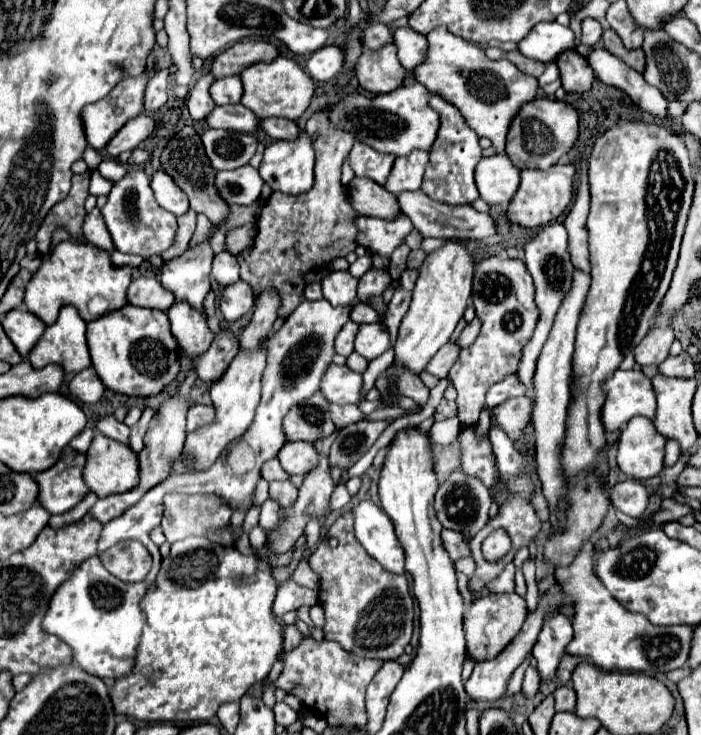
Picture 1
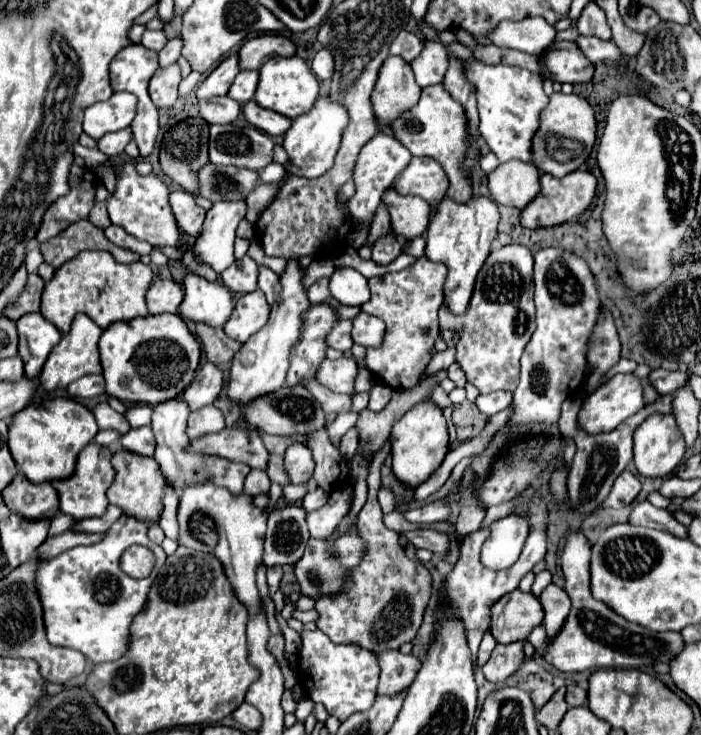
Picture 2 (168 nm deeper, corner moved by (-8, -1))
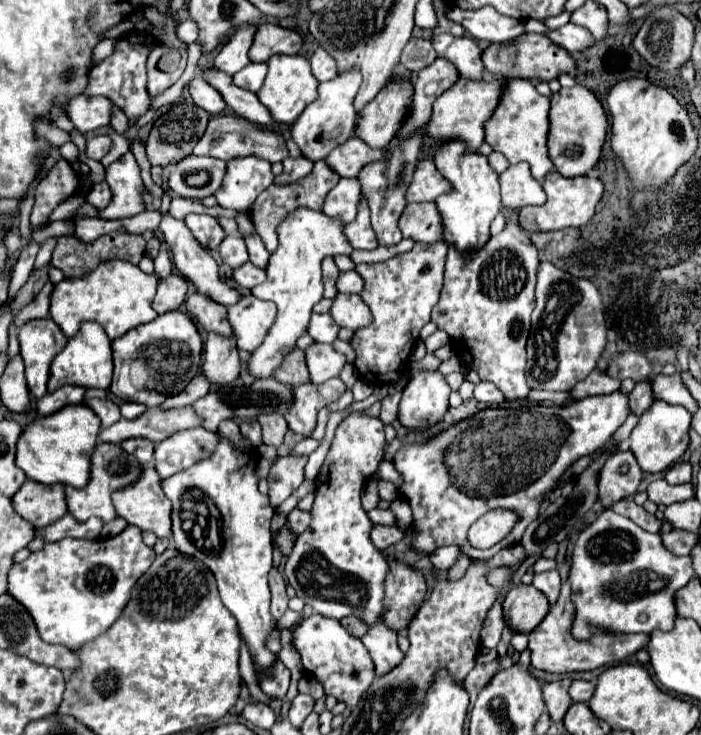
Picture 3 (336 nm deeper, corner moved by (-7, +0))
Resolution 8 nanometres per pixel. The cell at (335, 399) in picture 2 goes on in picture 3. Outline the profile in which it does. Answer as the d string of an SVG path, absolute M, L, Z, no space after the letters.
M295 348L287 360L275 370L275 380L287 384L287 386L299 386L299 384L309 384L309 372L305 364L305 352Z

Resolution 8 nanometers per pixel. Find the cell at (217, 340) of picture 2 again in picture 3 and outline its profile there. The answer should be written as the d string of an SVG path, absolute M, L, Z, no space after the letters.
M197 292L189 294L185 306L187 306L187 312L195 318L195 322L205 332L219 332L219 336L231 334L231 326L225 318L225 312L227 312L225 306L217 306L217 304L209 302L209 298L205 298Z

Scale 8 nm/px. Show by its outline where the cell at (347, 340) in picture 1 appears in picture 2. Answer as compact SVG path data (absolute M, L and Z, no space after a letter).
M340 319L340 321L330 329L330 333L326 335L326 345L328 345L328 347L334 347L334 349L338 349L338 351L348 351L348 349L354 345L354 341L352 341L352 337L350 337L350 331L352 331L352 323L346 321L346 319Z

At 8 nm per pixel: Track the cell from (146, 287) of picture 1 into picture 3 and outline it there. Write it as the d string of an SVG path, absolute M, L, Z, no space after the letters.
M169 274L167 278L159 280L157 294L153 298L153 308L157 314L165 314L171 310L179 310L179 306L185 302L187 296L187 280L179 274Z

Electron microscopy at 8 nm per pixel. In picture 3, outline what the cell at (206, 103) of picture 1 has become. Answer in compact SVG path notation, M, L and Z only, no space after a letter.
M253 26L237 30L229 38L229 42L219 50L219 54L215 56L213 68L219 70L219 72L227 72L229 76L233 76L241 68L245 68L249 64L247 52L249 52L249 46L253 42L253 34L255 34Z

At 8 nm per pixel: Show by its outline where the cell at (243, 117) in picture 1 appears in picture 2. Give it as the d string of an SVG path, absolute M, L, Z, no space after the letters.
M228 95L202 99L200 101L200 115L208 123L232 123L240 117L240 103L236 103Z

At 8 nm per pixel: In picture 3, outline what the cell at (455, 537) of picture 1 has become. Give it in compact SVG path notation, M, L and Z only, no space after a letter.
M375 526L371 532L371 540L379 550L387 550L389 546L401 542L405 538L405 530L397 526Z

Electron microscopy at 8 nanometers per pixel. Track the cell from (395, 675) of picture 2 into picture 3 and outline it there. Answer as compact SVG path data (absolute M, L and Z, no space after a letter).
M355 412L337 426L329 454L317 476L317 496L311 508L313 520L309 528L299 534L295 550L285 564L289 584L295 588L297 596L313 608L313 612L337 620L357 614L369 624L369 632L361 638L361 642L373 658L377 676L391 672L391 668L395 668L405 656L397 646L397 634L379 624L387 562L385 556L371 544L371 528L375 524L361 504L363 484L375 474L381 462L383 446L385 432L379 418L367 418L361 412Z

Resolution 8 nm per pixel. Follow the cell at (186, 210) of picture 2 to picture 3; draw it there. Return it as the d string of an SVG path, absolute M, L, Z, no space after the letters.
M187 214L185 216L185 224L193 232L195 240L199 240L199 244L203 248L207 248L207 250L215 250L221 244L221 240L225 238L223 228L211 216L205 216L205 214Z

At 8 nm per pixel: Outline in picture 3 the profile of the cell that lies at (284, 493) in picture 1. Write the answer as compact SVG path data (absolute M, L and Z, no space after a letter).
M259 416L259 424L263 428L263 442L269 446L279 448L283 444L283 436L287 432L287 422L283 416Z

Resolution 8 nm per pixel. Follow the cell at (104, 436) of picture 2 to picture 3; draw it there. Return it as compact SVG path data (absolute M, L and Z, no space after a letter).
M191 406L175 408L175 410L161 410L161 408L149 408L145 414L141 414L135 420L121 418L109 428L103 428L99 432L101 442L123 442L127 438L149 438L151 442L161 442L175 432L197 428L201 426L199 416L195 416Z

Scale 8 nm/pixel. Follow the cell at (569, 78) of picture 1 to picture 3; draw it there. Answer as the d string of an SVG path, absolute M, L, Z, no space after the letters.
M527 34L511 44L491 44L483 50L483 64L489 74L495 78L527 78L527 80L543 80L551 82L557 80L561 74L569 74L577 68L577 62L565 48L553 44L545 34Z

